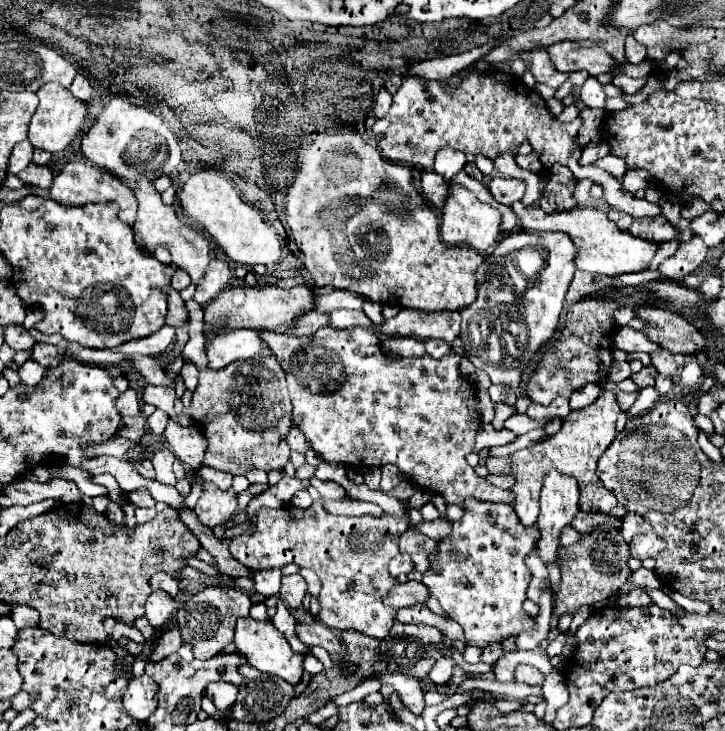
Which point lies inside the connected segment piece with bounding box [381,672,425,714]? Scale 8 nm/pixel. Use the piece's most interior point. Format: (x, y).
(409, 689)

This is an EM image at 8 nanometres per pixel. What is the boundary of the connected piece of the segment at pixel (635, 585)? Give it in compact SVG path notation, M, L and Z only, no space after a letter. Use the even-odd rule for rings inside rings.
M641 567L633 572L629 580L621 587L619 594L613 599L613 604L618 605L620 597L632 589L648 590L659 589L662 585L661 580L655 575L653 570Z

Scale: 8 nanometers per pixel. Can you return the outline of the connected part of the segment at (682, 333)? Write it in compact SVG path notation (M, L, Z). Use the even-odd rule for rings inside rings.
M655 304L641 306L635 312L641 320L647 322L647 328L645 328L647 338L657 342L661 348L673 354L685 354L685 356L705 348L703 334L677 312L671 312Z

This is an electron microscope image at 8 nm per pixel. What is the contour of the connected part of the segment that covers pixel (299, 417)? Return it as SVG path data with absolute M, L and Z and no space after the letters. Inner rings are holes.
M323 326L319 328L315 334L311 336L287 336L287 334L277 334L269 328L257 328L259 338L273 350L277 362L281 364L281 368L287 374L287 386L289 386L289 396L293 402L293 422L299 424L301 432L305 434L307 442L313 446L313 450L325 460L325 462L337 462L337 464L347 464L347 466L359 466L359 468L383 468L385 464L393 464L397 466L403 474L407 474L417 486L431 490L431 492L439 492L441 496L445 496L445 502L453 502L453 504L463 504L463 500L467 496L475 498L475 500L483 500L483 502L509 502L511 504L511 492L495 488L491 484L487 484L481 476L475 474L475 470L465 462L465 456L469 452L473 452L473 444L475 444L475 434L479 430L479 416L475 412L473 400L475 400L475 384L469 382L467 378L463 378L461 374L461 360L463 354L451 350L447 356L435 360L431 356L419 356L419 358L391 358L387 356L381 348L379 348L379 338L375 332L367 330L367 328L345 328L345 330L335 330L331 326Z

